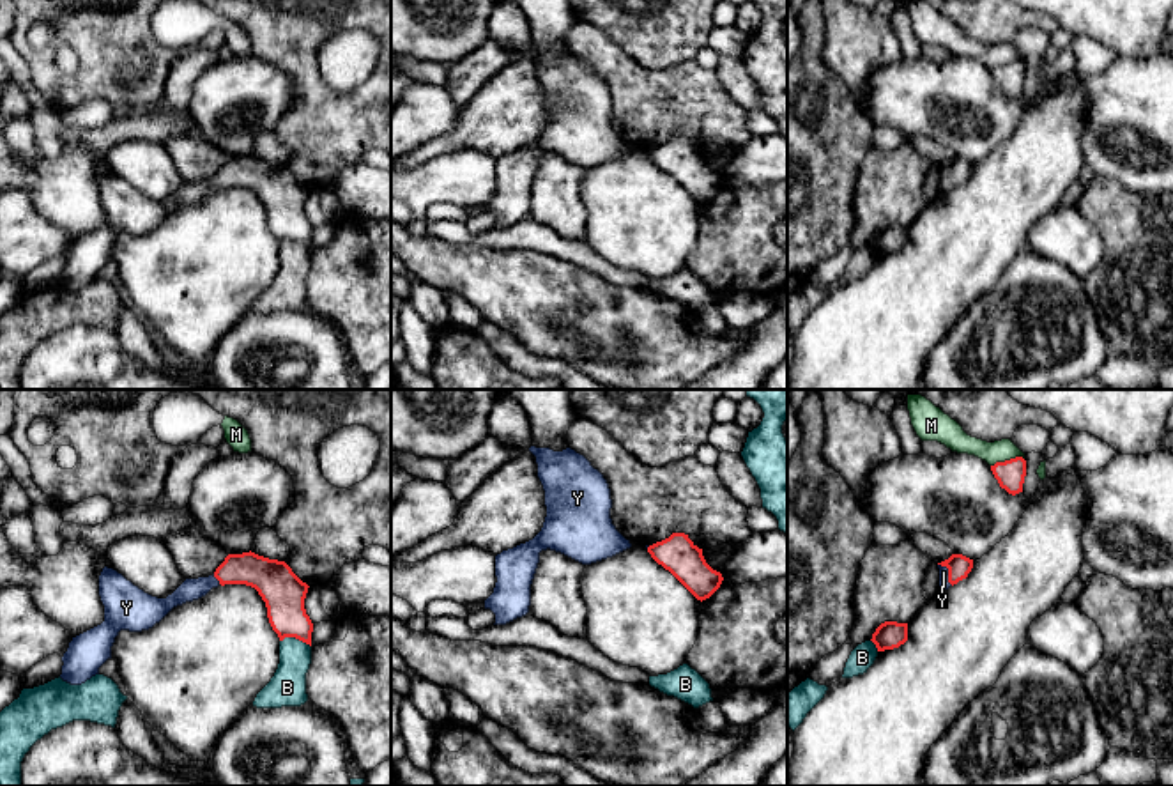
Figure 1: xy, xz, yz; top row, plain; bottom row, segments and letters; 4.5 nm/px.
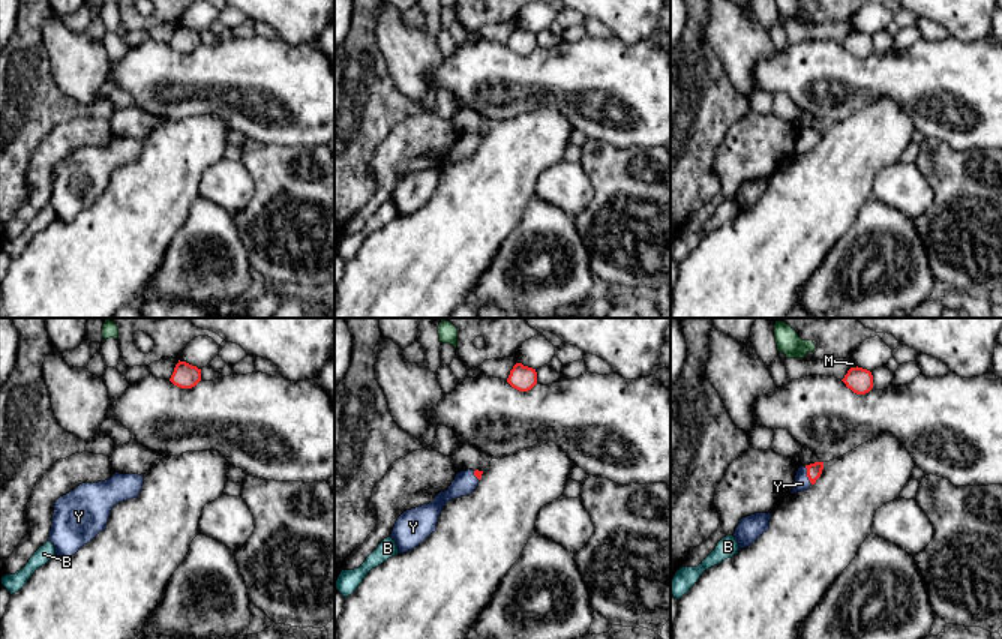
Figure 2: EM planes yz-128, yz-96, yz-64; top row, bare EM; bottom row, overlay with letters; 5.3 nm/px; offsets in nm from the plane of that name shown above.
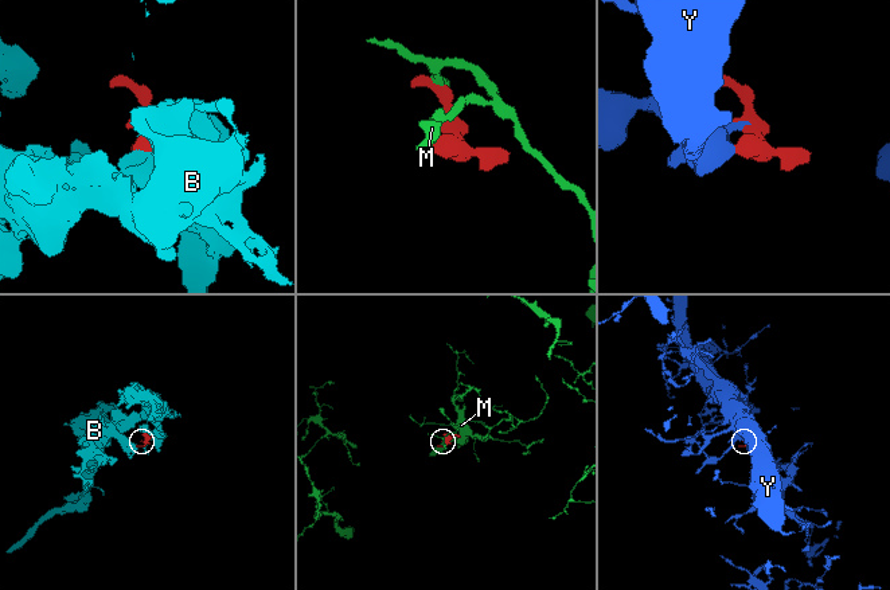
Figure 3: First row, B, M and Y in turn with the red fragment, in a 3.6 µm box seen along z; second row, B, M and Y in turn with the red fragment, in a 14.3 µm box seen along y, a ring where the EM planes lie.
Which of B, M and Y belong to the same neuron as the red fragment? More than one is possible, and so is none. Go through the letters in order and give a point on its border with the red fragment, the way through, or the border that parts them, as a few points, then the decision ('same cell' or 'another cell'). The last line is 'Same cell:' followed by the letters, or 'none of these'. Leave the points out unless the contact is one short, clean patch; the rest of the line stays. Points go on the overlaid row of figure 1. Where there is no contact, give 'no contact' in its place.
B: meets red in xy at (296, 638); another cell
M: meets red in yz at (1007, 461); border along yz (1023, 457), (996, 461), (991, 466); another cell
Y: meets red in yz at (949, 572); same cell
Same cell: Y

